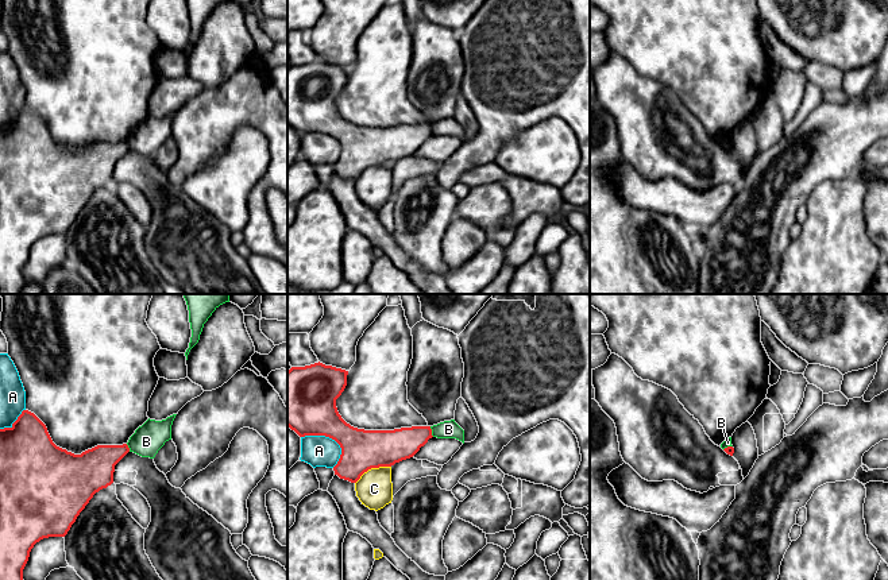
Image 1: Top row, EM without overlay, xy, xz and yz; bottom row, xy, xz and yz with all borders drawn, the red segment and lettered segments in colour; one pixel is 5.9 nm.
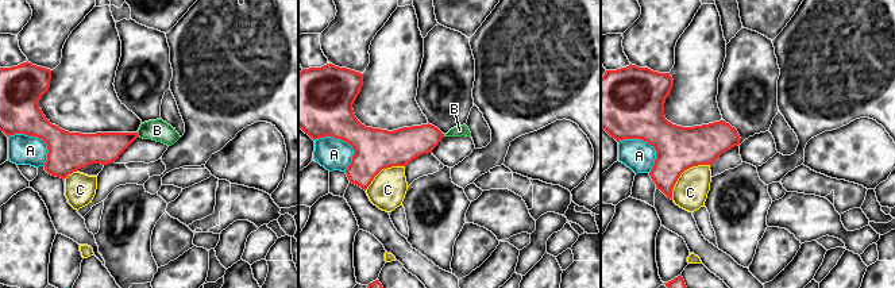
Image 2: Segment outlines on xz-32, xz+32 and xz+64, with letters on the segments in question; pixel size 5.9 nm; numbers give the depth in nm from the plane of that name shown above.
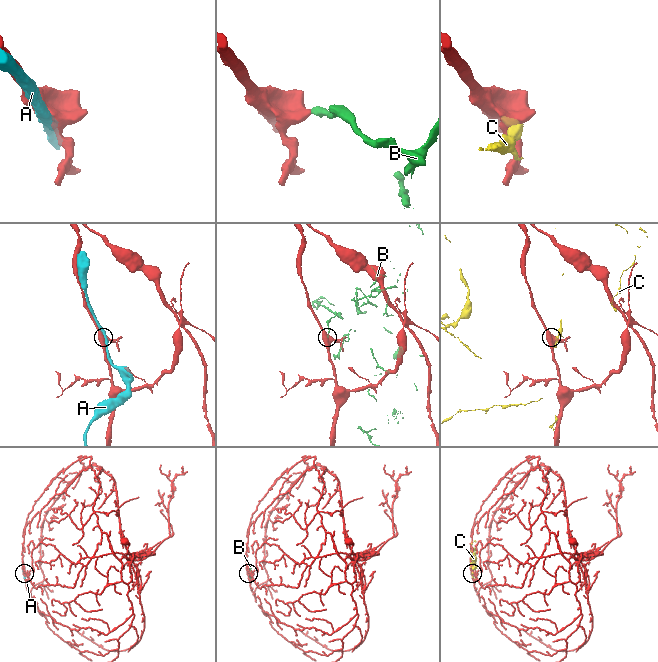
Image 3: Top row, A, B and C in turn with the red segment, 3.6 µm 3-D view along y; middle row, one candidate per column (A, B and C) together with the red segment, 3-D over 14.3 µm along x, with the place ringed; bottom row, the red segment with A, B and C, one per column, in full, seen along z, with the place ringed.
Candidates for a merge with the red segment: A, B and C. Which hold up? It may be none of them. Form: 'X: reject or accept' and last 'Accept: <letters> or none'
A: reject
B: reject
C: reject
Accept: none

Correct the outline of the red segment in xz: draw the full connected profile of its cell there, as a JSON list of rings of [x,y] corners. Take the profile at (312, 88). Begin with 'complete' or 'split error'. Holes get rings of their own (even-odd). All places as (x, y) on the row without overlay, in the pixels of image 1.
complete | [[[320,59],[292,65],[287,69],[287,124],[300,135],[335,138],[341,146],[335,173],[356,181],[371,166],[391,165],[413,155],[433,134],[431,124],[364,128],[347,121],[336,105],[347,73],[348,69]]]

